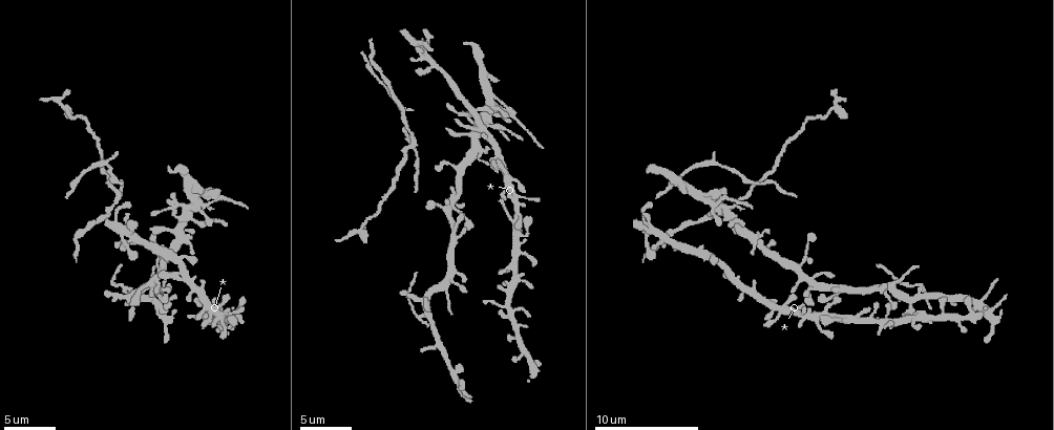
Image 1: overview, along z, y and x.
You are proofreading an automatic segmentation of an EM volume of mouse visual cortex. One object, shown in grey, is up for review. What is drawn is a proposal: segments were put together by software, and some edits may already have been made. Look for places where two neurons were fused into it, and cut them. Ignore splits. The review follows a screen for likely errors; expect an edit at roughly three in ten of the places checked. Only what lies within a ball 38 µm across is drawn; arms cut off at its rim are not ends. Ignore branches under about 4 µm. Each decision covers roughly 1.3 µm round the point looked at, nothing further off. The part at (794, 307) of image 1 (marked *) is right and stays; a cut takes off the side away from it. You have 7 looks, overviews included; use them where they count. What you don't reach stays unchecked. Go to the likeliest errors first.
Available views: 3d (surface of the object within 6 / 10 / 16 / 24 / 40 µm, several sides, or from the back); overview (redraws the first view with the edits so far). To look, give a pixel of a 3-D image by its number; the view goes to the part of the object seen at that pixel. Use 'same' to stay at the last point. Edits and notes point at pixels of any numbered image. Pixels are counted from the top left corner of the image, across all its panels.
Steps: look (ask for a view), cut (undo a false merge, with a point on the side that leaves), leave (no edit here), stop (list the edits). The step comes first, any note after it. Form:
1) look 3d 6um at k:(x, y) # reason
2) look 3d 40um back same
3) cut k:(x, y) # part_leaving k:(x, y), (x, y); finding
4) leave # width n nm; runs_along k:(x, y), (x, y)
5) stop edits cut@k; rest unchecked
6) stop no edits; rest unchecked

look 3d 10um at 1:(113, 186) # looks like a crossing

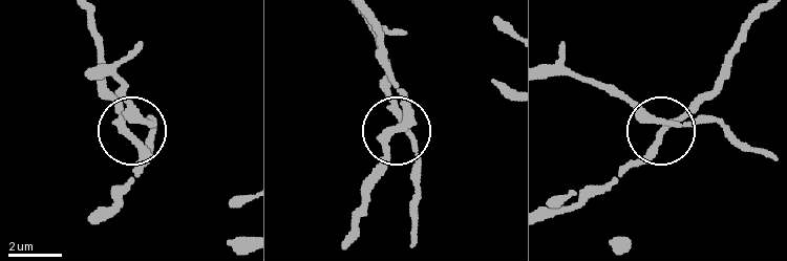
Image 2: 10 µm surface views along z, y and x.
leave # one neuron here

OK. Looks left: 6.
look 3d 6um at 1:(429, 321)

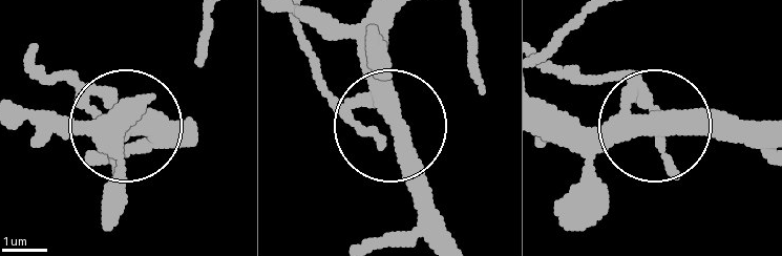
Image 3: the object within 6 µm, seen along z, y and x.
leave # side_arm 6 um; one neuron here

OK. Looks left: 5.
look 3d 10um at 1:(502, 101)

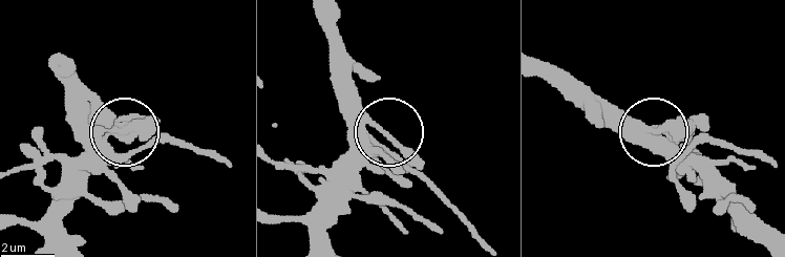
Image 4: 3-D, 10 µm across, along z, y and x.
leave # width 490 nm; runs_along 4:(763, 230), (659, 135), (720, 142); continuous, no second neuron

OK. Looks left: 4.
look 3d 10um at 1:(499, 307) # two arms in line, one across

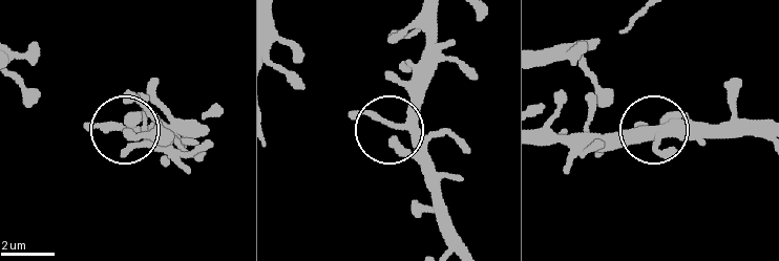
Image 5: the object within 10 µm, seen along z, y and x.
look 3d 6um at 5:(392, 127)

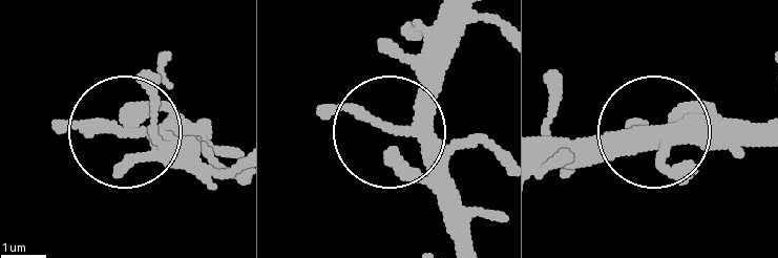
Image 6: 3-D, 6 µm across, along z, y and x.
leave # runs_along 6:(443, 19), (440, 87), (395, 144), (462, 218); continuous, no second neuron

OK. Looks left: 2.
stop no edits; rest unchecked

